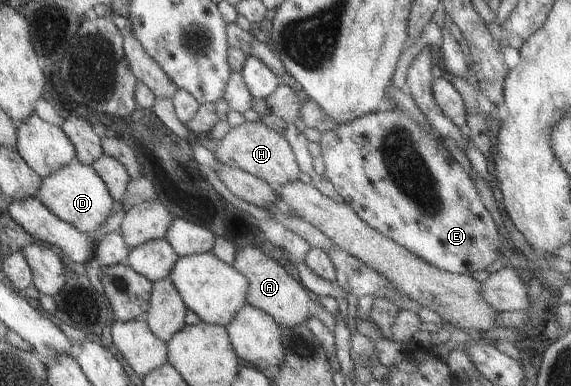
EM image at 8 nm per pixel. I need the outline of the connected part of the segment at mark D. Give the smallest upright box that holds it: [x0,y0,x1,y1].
[36,158,114,233]

